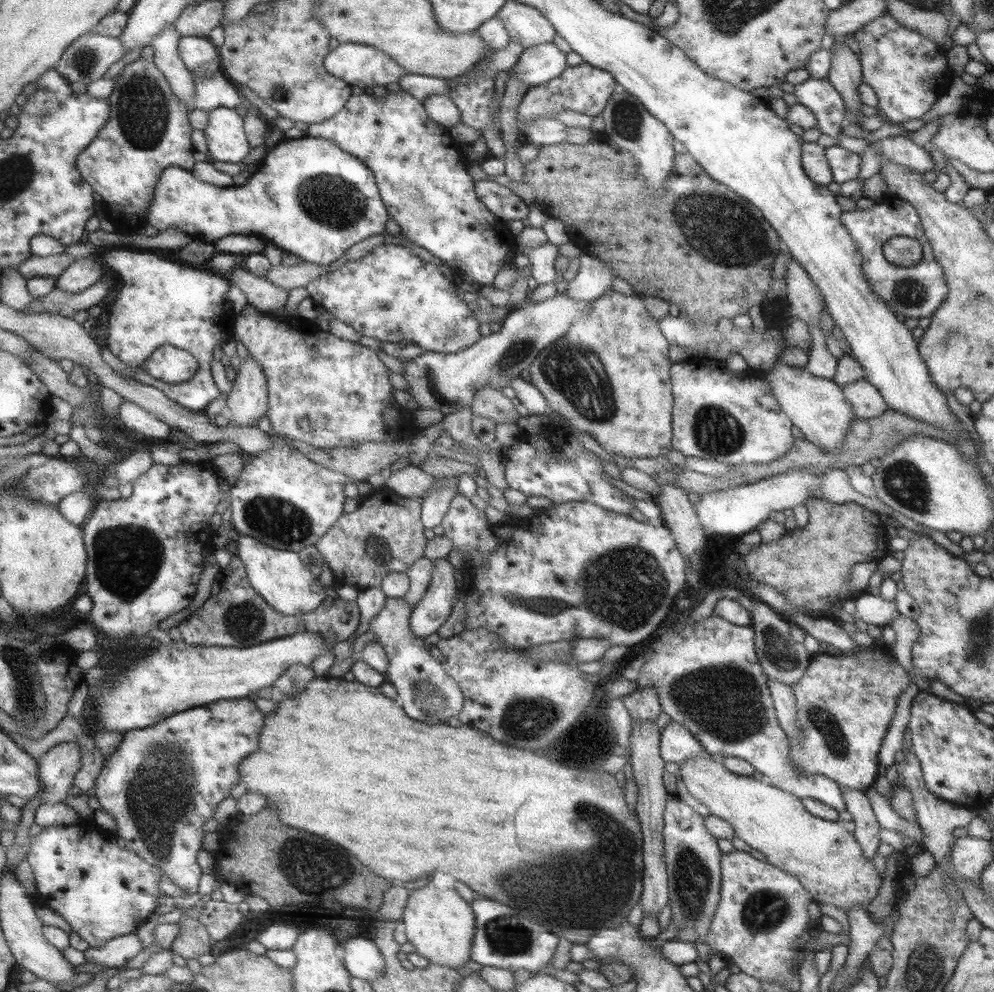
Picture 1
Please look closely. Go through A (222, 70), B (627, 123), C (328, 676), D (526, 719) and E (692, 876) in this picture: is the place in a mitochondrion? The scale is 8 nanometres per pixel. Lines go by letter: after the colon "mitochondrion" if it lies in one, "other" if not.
A: other
B: mitochondrion
C: other
D: mitochondrion
E: mitochondrion

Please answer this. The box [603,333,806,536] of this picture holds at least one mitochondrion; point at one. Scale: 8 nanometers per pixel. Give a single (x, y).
(715, 432)

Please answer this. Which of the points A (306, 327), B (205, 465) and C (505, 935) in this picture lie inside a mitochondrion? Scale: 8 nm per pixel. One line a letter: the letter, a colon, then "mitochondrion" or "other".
A: other
B: other
C: mitochondrion

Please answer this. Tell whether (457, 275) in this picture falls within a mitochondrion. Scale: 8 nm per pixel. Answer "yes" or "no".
no

